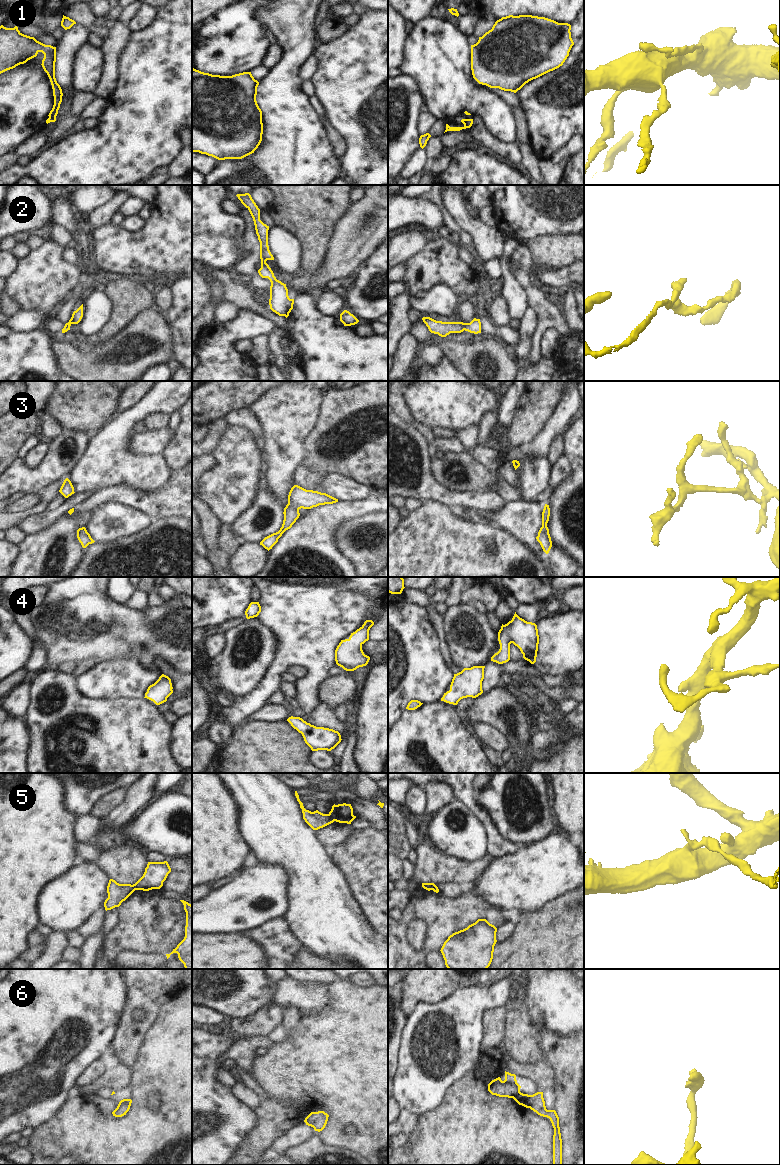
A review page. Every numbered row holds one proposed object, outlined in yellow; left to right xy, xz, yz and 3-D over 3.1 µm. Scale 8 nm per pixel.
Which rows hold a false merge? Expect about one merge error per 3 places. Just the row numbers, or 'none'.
5.

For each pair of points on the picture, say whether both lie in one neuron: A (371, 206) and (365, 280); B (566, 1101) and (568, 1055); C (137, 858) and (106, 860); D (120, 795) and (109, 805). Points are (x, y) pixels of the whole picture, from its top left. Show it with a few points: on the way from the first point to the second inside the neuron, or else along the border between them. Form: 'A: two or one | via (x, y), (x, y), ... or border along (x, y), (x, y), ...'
A: two | border along (377, 246), (353, 274)
B: one | via (568, 1090), (568, 1066)
C: one | via (129, 860), (114, 860)
D: one | via (117, 797), (112, 802)

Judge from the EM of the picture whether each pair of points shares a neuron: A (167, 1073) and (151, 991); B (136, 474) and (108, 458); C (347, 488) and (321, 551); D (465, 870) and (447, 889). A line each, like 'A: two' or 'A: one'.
A: two
B: one
C: two
D: two

